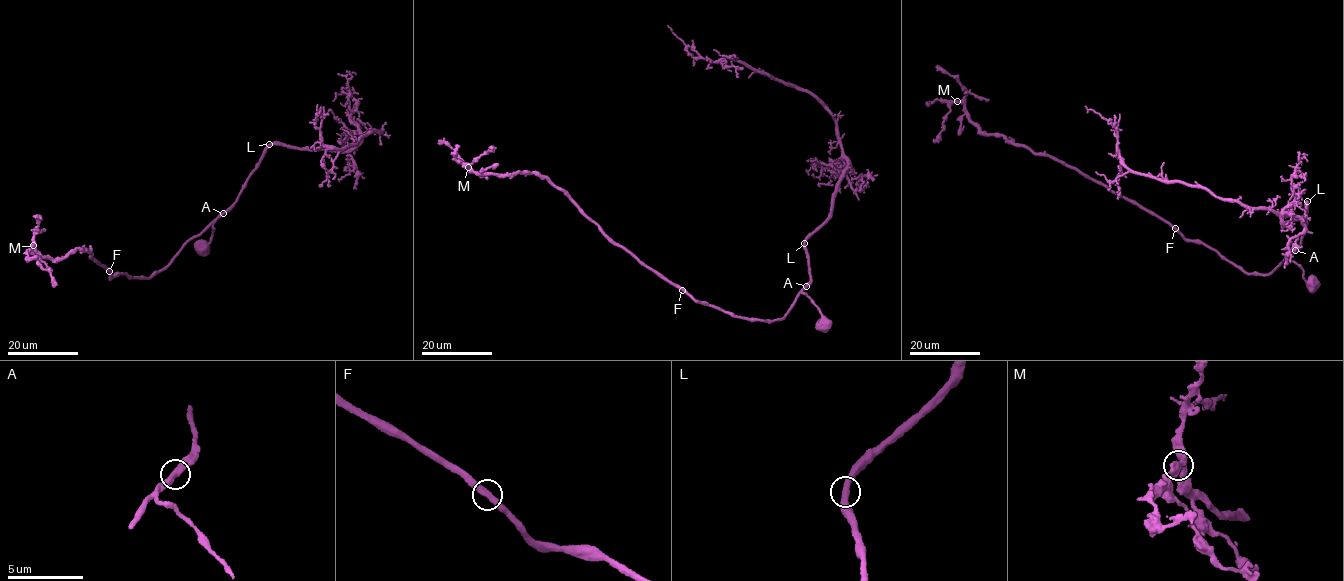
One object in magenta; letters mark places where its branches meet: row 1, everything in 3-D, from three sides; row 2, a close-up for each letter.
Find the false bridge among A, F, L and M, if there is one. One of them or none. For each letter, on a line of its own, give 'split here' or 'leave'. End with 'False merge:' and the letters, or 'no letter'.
A: leave
F: leave
L: leave
M: leave
False merge: no letter

